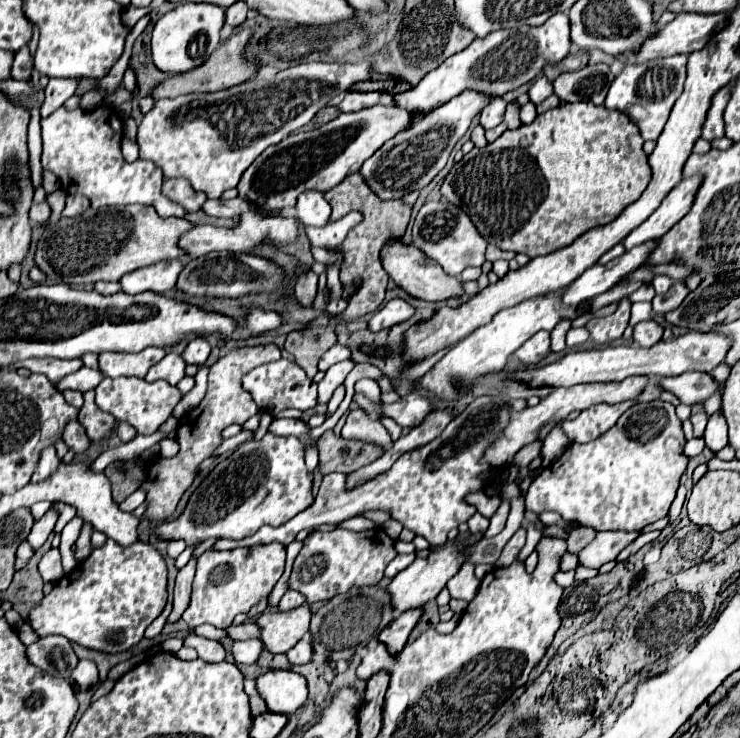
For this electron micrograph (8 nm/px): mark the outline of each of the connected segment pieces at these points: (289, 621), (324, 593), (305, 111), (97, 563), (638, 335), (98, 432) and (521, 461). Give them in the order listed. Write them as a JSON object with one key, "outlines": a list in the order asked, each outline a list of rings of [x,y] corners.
{"outlines":[[[[308,605],[284,613],[264,611],[256,619],[264,649],[270,653],[288,653],[288,649],[292,649],[304,637],[304,633],[308,633],[310,617],[312,613]]],[[[334,529],[328,533],[314,533],[310,535],[298,557],[292,565],[292,575],[288,579],[288,589],[296,589],[306,595],[308,603],[328,601],[336,593],[348,591],[350,587],[366,587],[378,585],[384,579],[386,565],[396,557],[394,541],[382,531],[362,531],[354,533],[348,529]]],[[[362,61],[358,65],[306,63],[278,71],[270,79],[250,79],[248,83],[216,93],[190,93],[168,101],[164,99],[156,103],[156,107],[144,115],[138,125],[136,139],[140,145],[140,159],[156,163],[166,179],[184,177],[190,181],[194,191],[206,193],[208,199],[220,199],[224,191],[238,185],[242,173],[266,147],[280,143],[292,131],[306,125],[340,91],[346,91],[354,83],[366,79],[370,79],[370,61]]],[[[106,539],[102,547],[94,549],[86,561],[82,561],[76,569],[72,569],[68,575],[56,581],[54,589],[48,595],[44,595],[44,599],[38,605],[30,609],[28,625],[38,637],[62,635],[68,641],[74,641],[86,649],[102,653],[124,653],[142,639],[146,627],[162,613],[168,597],[166,577],[166,563],[152,545],[136,541],[130,547],[122,547],[116,541]]],[[[642,321],[634,327],[634,343],[638,343],[640,347],[652,347],[660,341],[662,337],[662,327],[654,321]]],[[[86,391],[84,393],[84,407],[78,413],[78,423],[86,429],[86,433],[92,441],[102,441],[112,435],[116,419],[112,419],[112,415],[104,413],[94,403],[94,391]]],[[[536,441],[536,443],[530,443],[528,447],[524,447],[518,455],[516,455],[516,461],[514,463],[518,463],[520,467],[522,467],[522,471],[528,467],[528,463],[532,461],[532,459],[536,459],[538,457],[538,453],[540,453],[540,441]]]]}

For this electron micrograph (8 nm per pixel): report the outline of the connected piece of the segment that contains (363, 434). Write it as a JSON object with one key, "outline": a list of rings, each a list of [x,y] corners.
{"outline":[[[352,409],[348,413],[346,425],[342,427],[342,437],[344,439],[374,441],[374,443],[380,443],[384,449],[392,447],[392,441],[390,441],[386,427],[376,417],[364,415],[364,411],[360,411],[360,409]]]}

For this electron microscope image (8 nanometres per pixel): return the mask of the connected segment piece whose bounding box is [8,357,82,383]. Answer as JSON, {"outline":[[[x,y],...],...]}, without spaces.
{"outline":[[[26,359],[12,363],[8,369],[30,369],[32,373],[44,373],[52,383],[58,383],[64,375],[70,375],[82,367],[80,359],[70,359],[70,361],[60,361],[60,359]]]}

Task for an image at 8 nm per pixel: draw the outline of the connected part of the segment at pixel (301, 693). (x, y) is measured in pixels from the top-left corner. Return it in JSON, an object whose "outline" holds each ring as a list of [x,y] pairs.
{"outline":[[[272,669],[256,679],[258,695],[266,701],[270,713],[290,715],[304,705],[308,697],[306,679],[294,671]]]}

